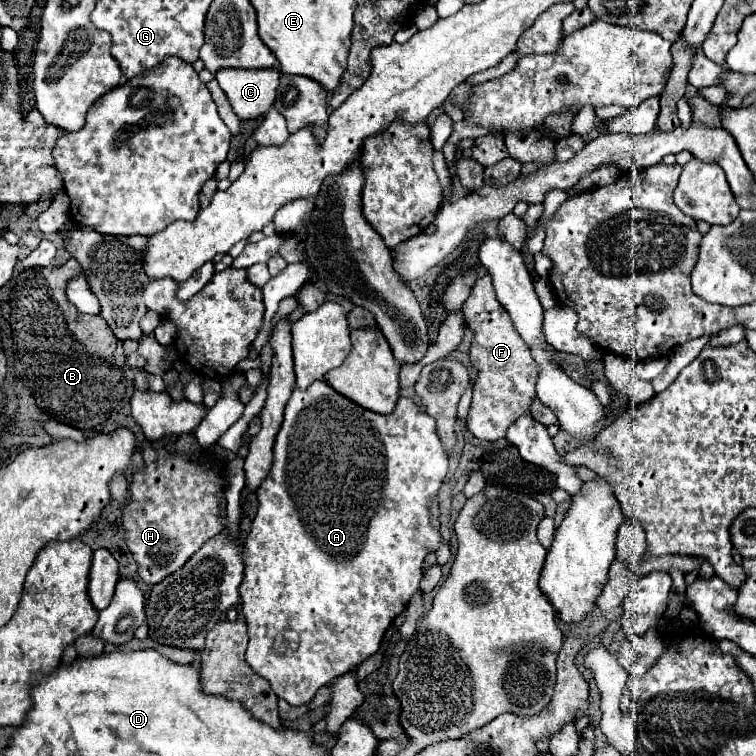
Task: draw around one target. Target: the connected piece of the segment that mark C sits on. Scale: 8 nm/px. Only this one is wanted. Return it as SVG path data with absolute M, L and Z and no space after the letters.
M226 68L216 74L238 118L264 118L274 106L278 88L278 70L238 70Z

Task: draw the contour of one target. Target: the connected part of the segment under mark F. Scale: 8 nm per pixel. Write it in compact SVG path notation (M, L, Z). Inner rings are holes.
M484 272L474 288L466 304L462 306L466 326L474 332L470 362L478 370L478 378L474 384L474 400L470 404L468 428L476 438L482 440L500 440L506 434L506 428L524 412L530 412L530 402L536 398L536 378L538 366L530 356L528 346L520 340L510 314L496 300L496 292L490 280L490 272Z

